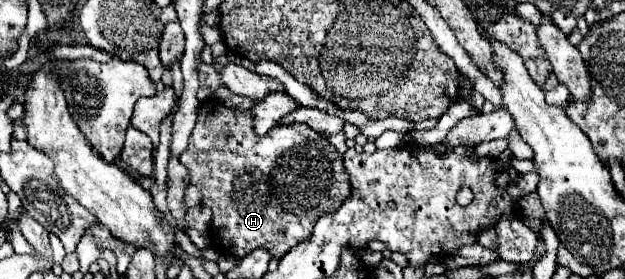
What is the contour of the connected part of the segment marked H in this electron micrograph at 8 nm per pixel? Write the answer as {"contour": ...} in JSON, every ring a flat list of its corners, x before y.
{"contour":[[209,97,207,101,201,103,201,107,199,107,199,117,197,117,197,125,195,125,195,129,193,129,193,133,191,133,191,137,189,137,189,145,187,145,187,149,181,153,179,161,181,161,181,165,187,167,189,177,191,177,191,185,195,185,195,187,201,191,201,195,203,195,203,205,209,207,211,213,213,213,213,215,211,215,211,229,209,229,211,237,223,247,223,251,227,251,229,255,239,257,239,259,245,257,245,255,249,255,249,253,251,253,253,249,257,249,257,247,265,247,265,249,271,253,273,259,281,259,291,247,299,245,301,241,307,241,307,239,311,237,313,225,315,225,325,213,337,211,337,207,341,207,341,205,351,197,351,183,349,183,349,175,347,175,347,171,345,171,345,167,343,167,343,157,341,157,341,155,337,153,337,149,335,149,325,137,321,137,317,131,313,131,311,127,305,127,305,125,297,125,297,123,295,123,295,125,287,125,287,127,275,125,275,127,271,127,263,137,257,137,257,135,253,135,251,113,249,113,249,111,225,107,225,105,223,105,219,99,215,99,215,97]]}

